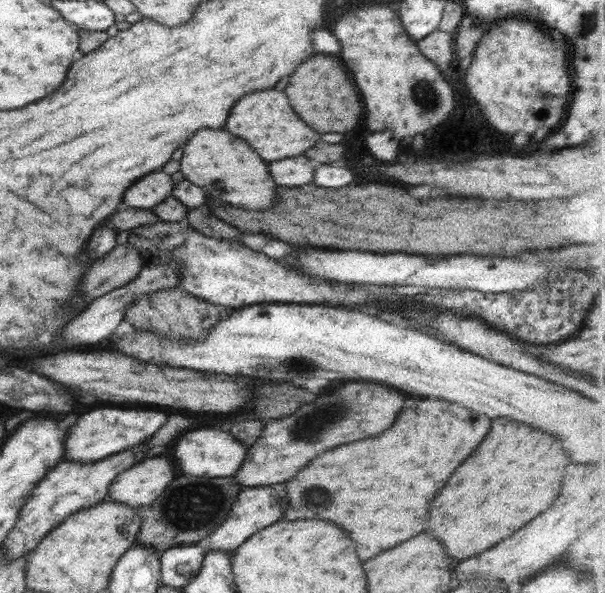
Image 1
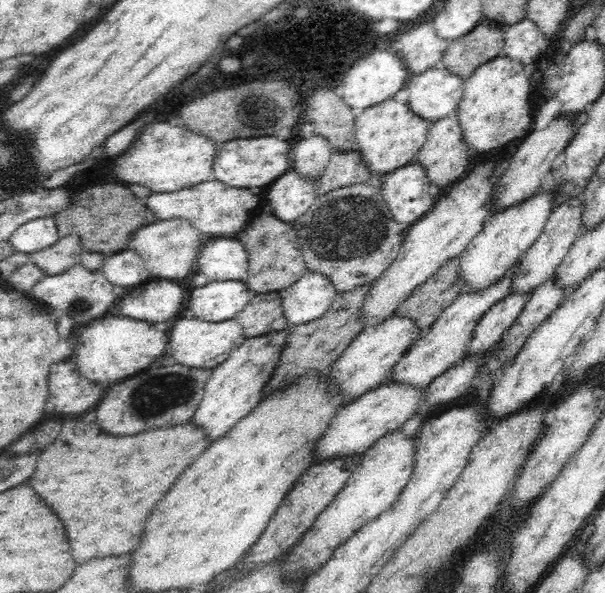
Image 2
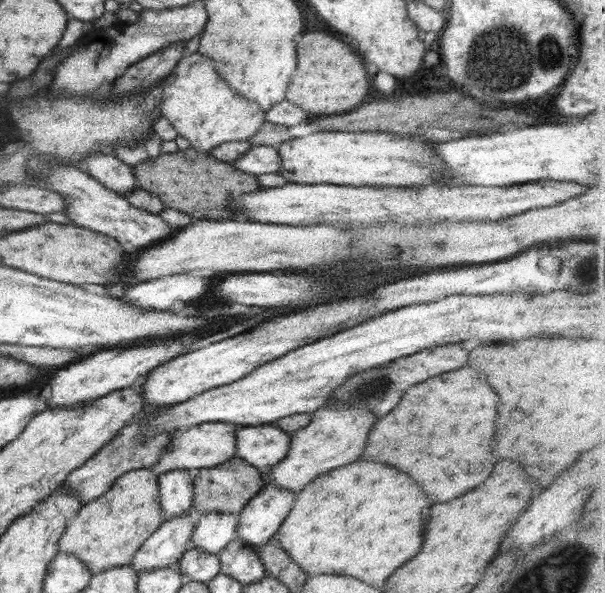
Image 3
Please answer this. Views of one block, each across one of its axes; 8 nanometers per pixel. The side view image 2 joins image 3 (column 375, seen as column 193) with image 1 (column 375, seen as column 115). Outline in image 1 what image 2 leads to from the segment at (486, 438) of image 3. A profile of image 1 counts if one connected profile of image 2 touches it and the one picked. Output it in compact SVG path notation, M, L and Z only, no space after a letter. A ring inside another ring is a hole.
M406 400L406 410L386 432L322 452L288 480L282 520L328 520L346 530L356 546L356 556L368 560L426 528L424 518L432 496L488 432L490 420L462 405L446 400Z

